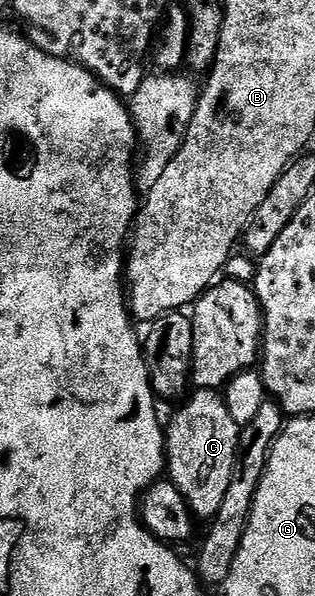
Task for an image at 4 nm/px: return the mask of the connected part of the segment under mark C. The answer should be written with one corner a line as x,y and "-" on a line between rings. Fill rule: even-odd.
194,389
186,406
165,426
166,469
169,480
182,492
195,518
212,519
228,495
228,483
238,458
240,427
228,411
225,396
212,389

